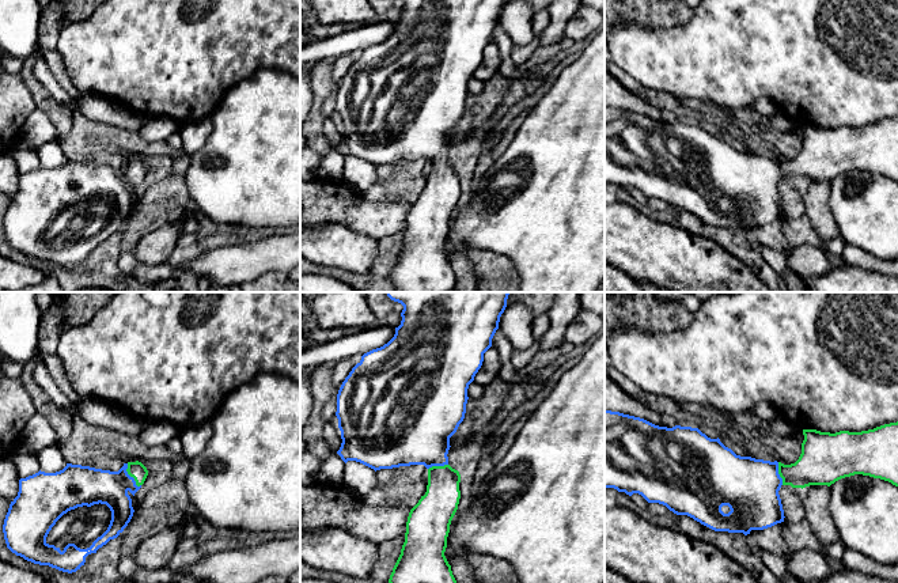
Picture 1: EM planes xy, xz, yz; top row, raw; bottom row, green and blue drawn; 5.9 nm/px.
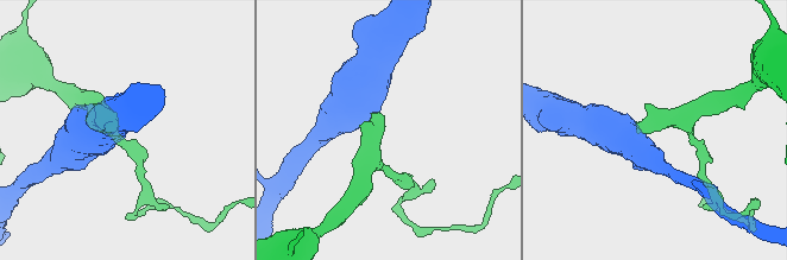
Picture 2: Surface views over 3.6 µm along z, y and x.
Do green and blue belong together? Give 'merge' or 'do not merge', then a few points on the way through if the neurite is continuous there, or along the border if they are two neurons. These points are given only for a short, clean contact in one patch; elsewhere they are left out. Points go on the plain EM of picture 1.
merge | across xy (137, 166), (131, 171), (114, 181), (90, 181)

